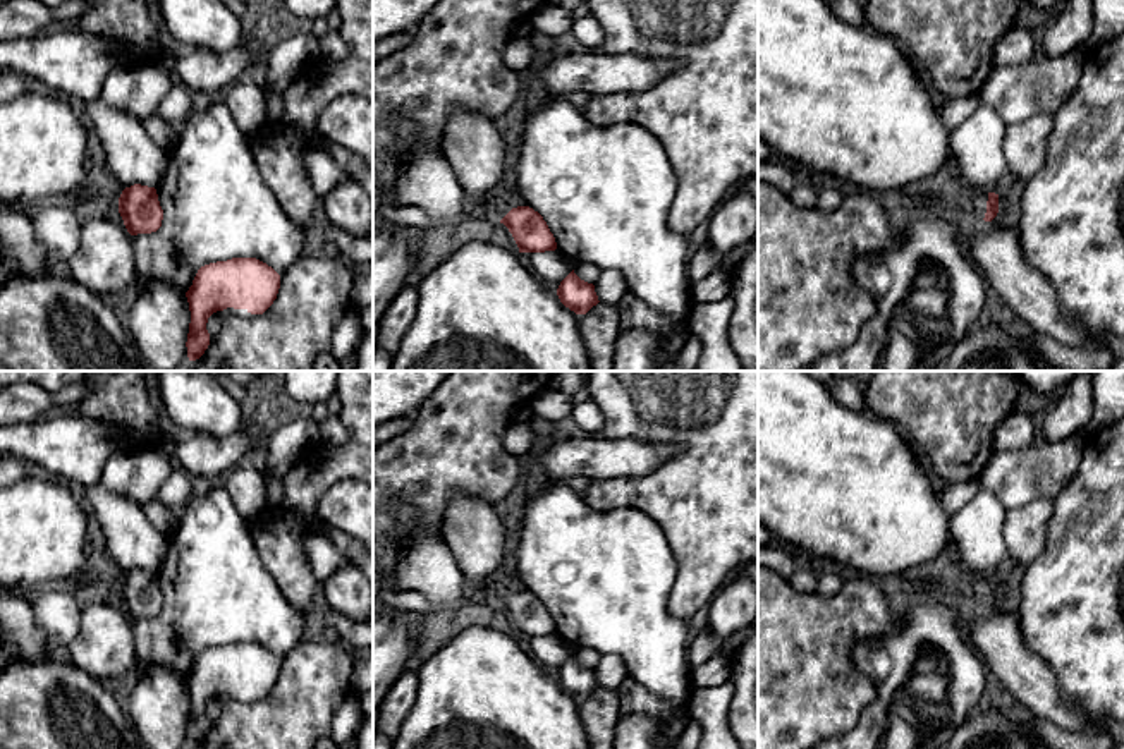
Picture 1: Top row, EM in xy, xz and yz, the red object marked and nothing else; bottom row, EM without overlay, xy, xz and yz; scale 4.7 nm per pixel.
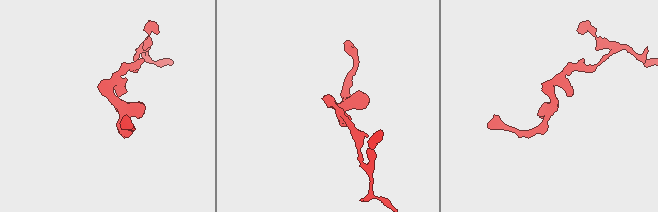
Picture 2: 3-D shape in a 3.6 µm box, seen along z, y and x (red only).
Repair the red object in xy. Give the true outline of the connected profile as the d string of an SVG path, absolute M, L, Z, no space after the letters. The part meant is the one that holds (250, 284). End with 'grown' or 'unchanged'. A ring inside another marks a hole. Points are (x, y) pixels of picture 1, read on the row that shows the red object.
M232 258L205 265L186 292L191 323L187 357L199 359L210 345L208 318L227 308L263 314L277 299L280 275L256 258Z; unchanged

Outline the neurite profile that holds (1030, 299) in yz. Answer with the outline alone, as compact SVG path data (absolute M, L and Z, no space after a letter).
M968 220L966 246L1019 326L1072 349L1093 345L1086 328L1062 311L1050 280L1024 259L1017 228Z

